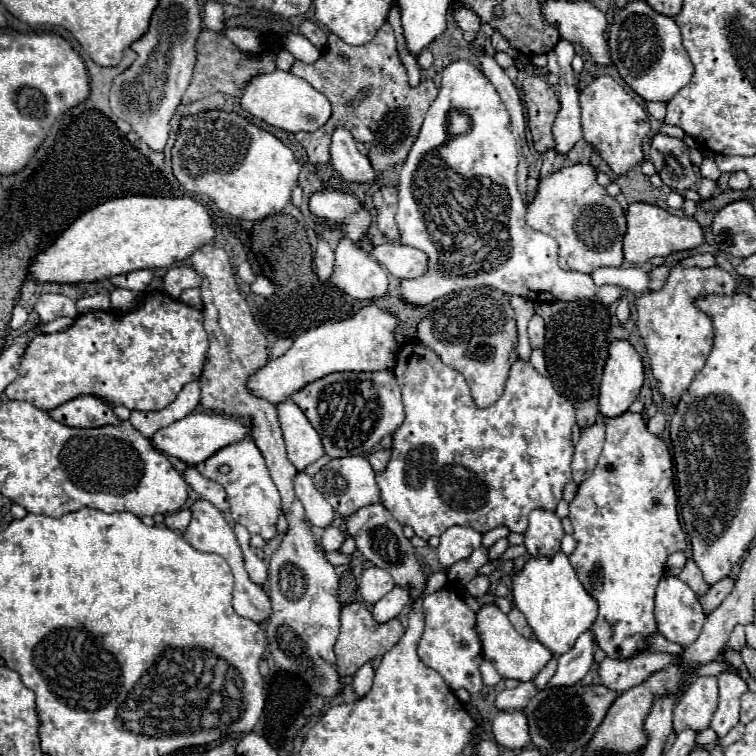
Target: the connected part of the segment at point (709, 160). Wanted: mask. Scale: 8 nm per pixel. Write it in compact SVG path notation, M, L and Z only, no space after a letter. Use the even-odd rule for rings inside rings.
M708 152L708 154L704 156L704 162L700 164L700 174L702 174L702 178L718 180L720 170L718 170L718 166L716 166L716 162L714 162L714 154L712 154L712 152Z

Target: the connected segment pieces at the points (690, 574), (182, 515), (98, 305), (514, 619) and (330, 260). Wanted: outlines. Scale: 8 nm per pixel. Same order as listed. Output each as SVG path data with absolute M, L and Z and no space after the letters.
M692 558L686 562L686 566L682 568L682 572L680 572L678 578L684 580L684 582L686 582L698 596L706 594L706 590L708 590L706 582L704 582L704 578L702 578L702 572L700 572L700 568L694 564Z
M182 508L176 514L168 514L164 516L164 526L172 528L172 530L186 530L188 524L192 520L192 510L190 508Z
M94 294L94 296L88 296L88 298L82 298L76 302L78 306L78 312L84 314L84 312L98 312L98 310L110 310L110 298L106 294Z
M512 606L512 610L508 612L508 618L510 618L512 626L514 626L522 636L526 636L526 638L530 638L530 636L532 636L532 630L530 630L530 626L528 626L528 622L526 622L524 614L522 614L516 606Z
M326 240L318 242L318 250L316 250L316 273L322 278L322 281L328 280L332 276L332 268L334 268L334 250L328 246Z

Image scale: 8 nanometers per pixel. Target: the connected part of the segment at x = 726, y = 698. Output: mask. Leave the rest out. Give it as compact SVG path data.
M718 674L716 678L720 688L720 704L710 728L718 734L718 738L722 738L740 722L740 696L748 690L748 686L736 674Z

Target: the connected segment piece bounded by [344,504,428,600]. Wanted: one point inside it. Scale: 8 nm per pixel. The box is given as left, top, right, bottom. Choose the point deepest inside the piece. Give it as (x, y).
(379, 537)

